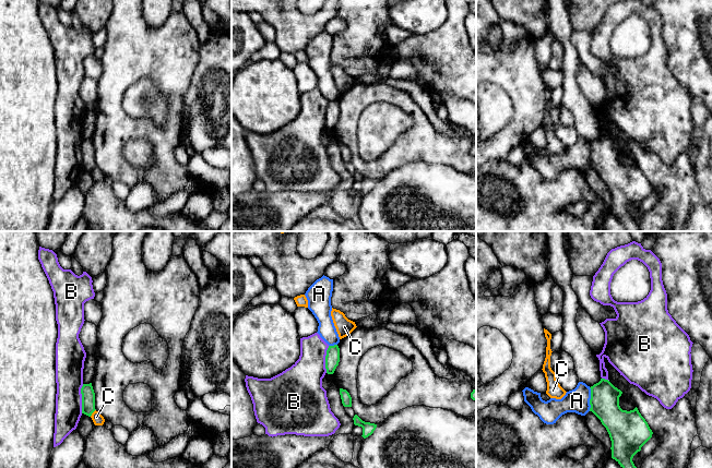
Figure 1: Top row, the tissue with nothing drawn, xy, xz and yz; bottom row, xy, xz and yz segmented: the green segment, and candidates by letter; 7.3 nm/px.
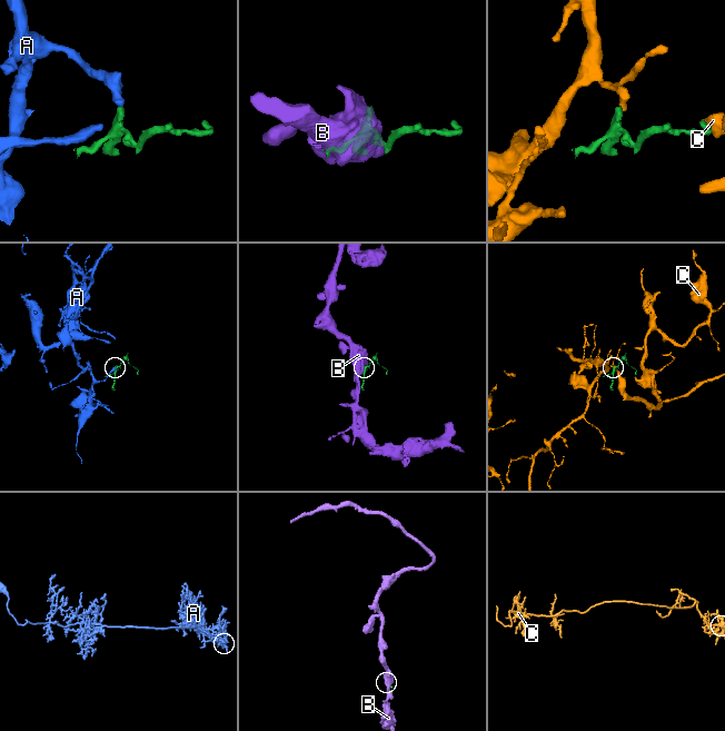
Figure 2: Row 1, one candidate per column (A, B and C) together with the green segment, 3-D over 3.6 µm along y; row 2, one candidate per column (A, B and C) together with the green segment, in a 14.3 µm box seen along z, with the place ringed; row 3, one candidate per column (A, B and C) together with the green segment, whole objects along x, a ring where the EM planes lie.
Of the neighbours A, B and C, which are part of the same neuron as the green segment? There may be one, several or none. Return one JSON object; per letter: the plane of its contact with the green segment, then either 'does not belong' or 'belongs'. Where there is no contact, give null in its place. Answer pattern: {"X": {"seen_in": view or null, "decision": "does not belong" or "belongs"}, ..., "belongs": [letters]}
{"A": {"seen_in": "yz", "decision": "does not belong"}, "B": {"seen_in": "xy", "decision": "does not belong"}, "C": {"seen_in": "xy", "decision": "does not belong"}, "belongs": []}

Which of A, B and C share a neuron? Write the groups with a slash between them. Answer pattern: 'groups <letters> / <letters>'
groups A / B / C

